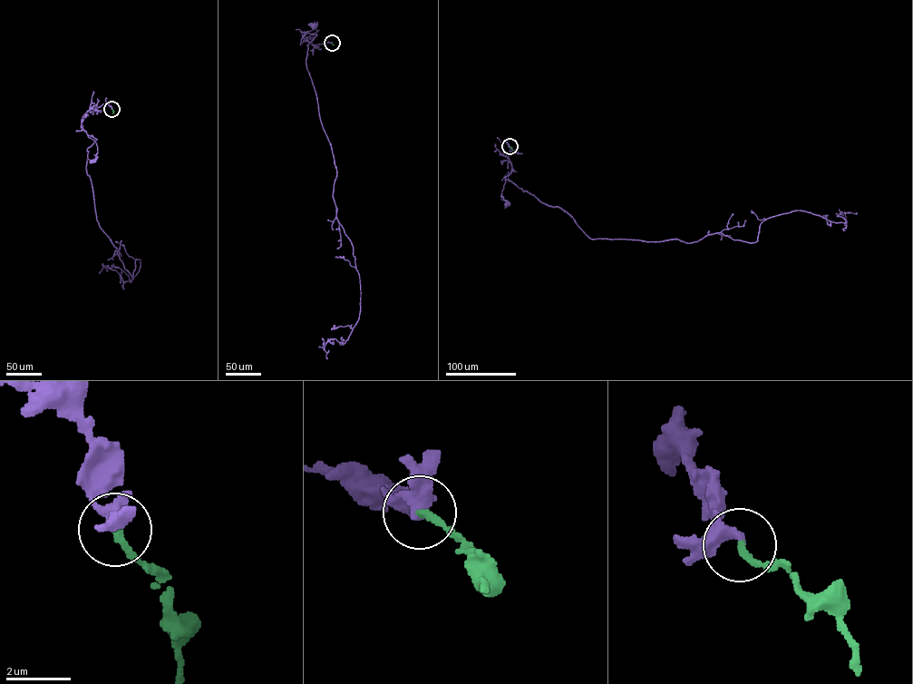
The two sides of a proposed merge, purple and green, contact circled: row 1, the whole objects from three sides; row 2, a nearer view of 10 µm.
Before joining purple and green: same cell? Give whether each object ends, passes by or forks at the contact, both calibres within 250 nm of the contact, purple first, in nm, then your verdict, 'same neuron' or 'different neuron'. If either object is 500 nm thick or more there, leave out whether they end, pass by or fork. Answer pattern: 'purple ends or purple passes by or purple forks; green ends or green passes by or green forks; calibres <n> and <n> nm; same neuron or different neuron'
purple passes by; green ends; calibres 360 and 200 nm; same neuron

